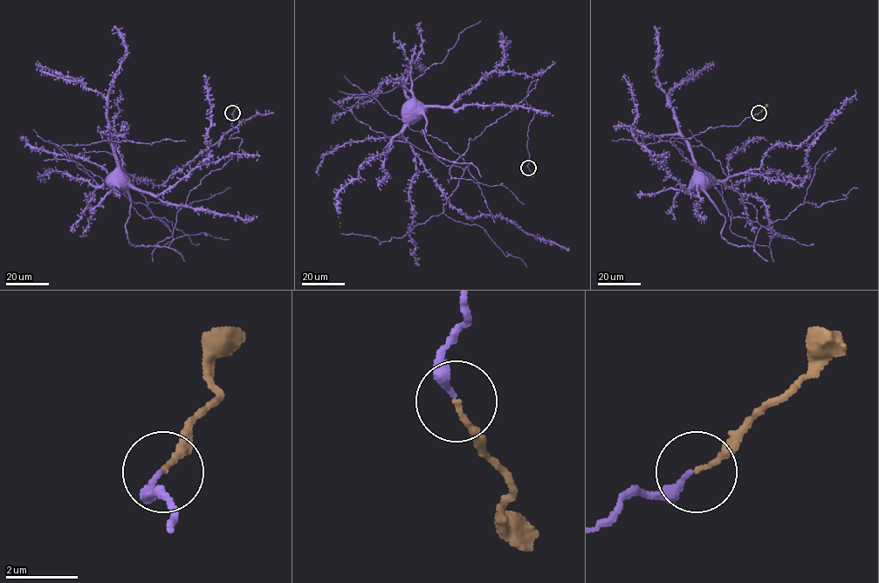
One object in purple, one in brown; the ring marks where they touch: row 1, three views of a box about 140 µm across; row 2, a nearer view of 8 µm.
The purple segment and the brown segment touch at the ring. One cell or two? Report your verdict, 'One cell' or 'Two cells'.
One cell

